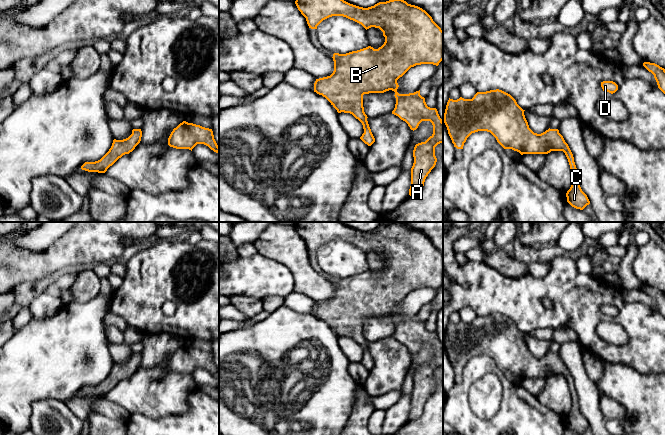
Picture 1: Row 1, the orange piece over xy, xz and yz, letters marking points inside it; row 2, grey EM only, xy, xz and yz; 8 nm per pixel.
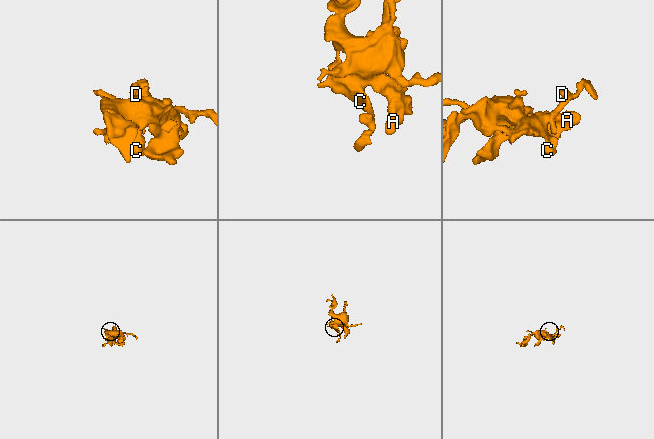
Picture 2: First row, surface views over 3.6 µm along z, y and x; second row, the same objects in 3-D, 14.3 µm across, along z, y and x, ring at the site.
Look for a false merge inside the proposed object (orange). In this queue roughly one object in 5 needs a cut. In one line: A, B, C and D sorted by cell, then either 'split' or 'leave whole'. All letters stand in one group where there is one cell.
A B C D | leave whole

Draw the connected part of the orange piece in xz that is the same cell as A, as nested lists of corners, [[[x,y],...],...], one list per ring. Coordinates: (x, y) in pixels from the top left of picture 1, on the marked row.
[[[296,0],[295,4],[311,29],[317,29],[317,26],[329,17],[343,16],[361,24],[366,30],[375,27],[383,32],[385,42],[378,49],[368,46],[346,54],[334,53],[333,73],[316,79],[314,92],[325,97],[338,113],[350,113],[358,119],[364,129],[360,139],[368,146],[375,142],[375,138],[364,112],[364,94],[394,91],[396,104],[392,114],[405,121],[413,131],[422,121],[430,121],[433,125],[433,134],[425,142],[416,144],[413,150],[414,163],[411,168],[409,195],[418,195],[423,190],[426,177],[436,165],[435,147],[443,143],[443,121],[436,108],[427,106],[425,98],[420,95],[420,90],[399,94],[397,80],[416,65],[439,65],[443,60],[443,31],[425,10],[404,0],[379,2],[368,8],[353,5],[344,0]]]

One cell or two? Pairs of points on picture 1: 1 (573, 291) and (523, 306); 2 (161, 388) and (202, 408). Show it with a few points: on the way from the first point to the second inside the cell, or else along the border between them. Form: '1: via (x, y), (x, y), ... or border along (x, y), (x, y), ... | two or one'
1: via (561, 291), (538, 291), (535, 294) | one
2: border along (194, 388), (188, 396), (188, 409), (168, 415) | two

